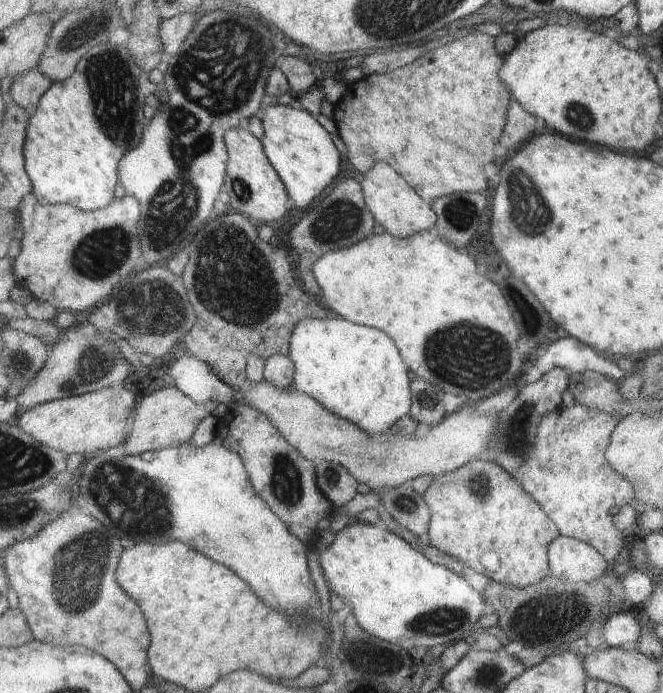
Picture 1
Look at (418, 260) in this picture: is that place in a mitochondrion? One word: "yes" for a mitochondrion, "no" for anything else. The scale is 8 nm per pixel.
no

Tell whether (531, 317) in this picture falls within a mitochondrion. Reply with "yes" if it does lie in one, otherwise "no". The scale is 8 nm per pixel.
no

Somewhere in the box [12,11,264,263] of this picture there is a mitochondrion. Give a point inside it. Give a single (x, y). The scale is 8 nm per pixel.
(111, 81)

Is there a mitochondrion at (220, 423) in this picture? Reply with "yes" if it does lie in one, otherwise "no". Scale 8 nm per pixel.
no

